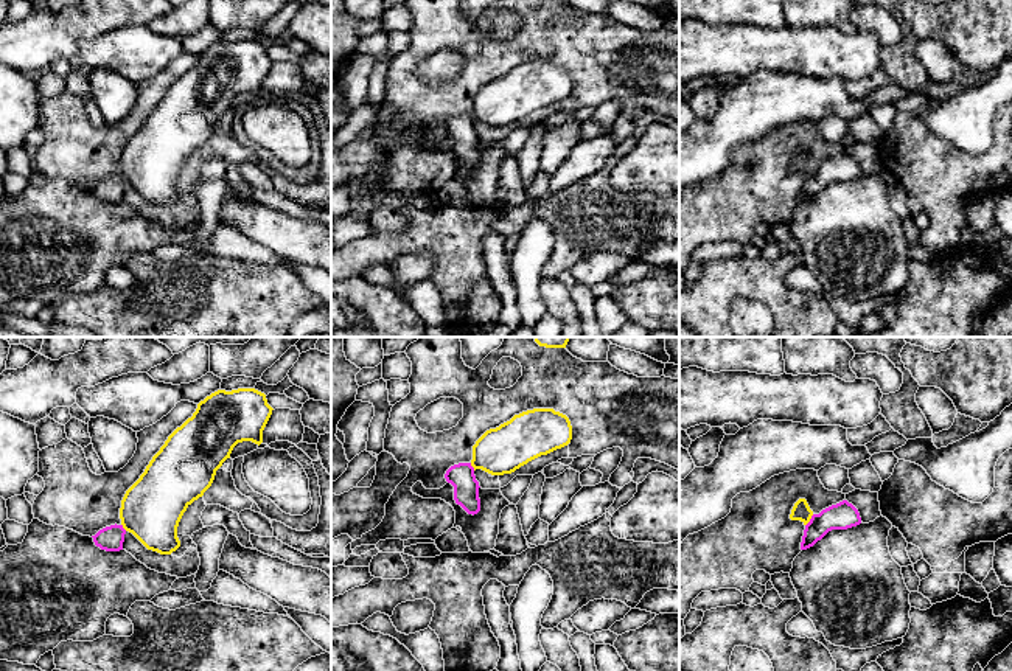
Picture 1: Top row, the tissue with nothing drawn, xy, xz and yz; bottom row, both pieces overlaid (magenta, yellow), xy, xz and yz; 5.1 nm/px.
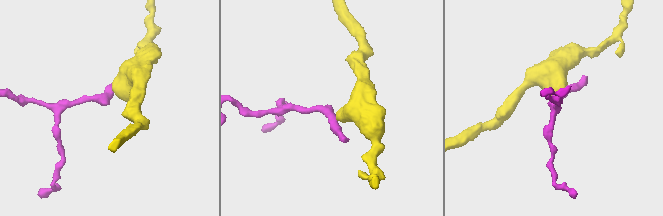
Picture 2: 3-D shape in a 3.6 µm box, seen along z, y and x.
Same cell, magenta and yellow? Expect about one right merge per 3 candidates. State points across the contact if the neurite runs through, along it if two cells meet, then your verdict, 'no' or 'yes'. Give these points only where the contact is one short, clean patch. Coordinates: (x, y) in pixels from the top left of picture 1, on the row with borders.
along yz (813, 514), (806, 525) | no

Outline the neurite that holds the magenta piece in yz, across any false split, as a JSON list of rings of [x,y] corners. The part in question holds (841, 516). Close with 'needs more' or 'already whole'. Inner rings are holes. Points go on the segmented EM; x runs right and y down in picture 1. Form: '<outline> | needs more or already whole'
[[[843,500],[822,509],[819,514],[813,514],[810,522],[805,525],[801,550],[813,547],[832,530],[847,530],[861,523],[858,509]]] | already whole

